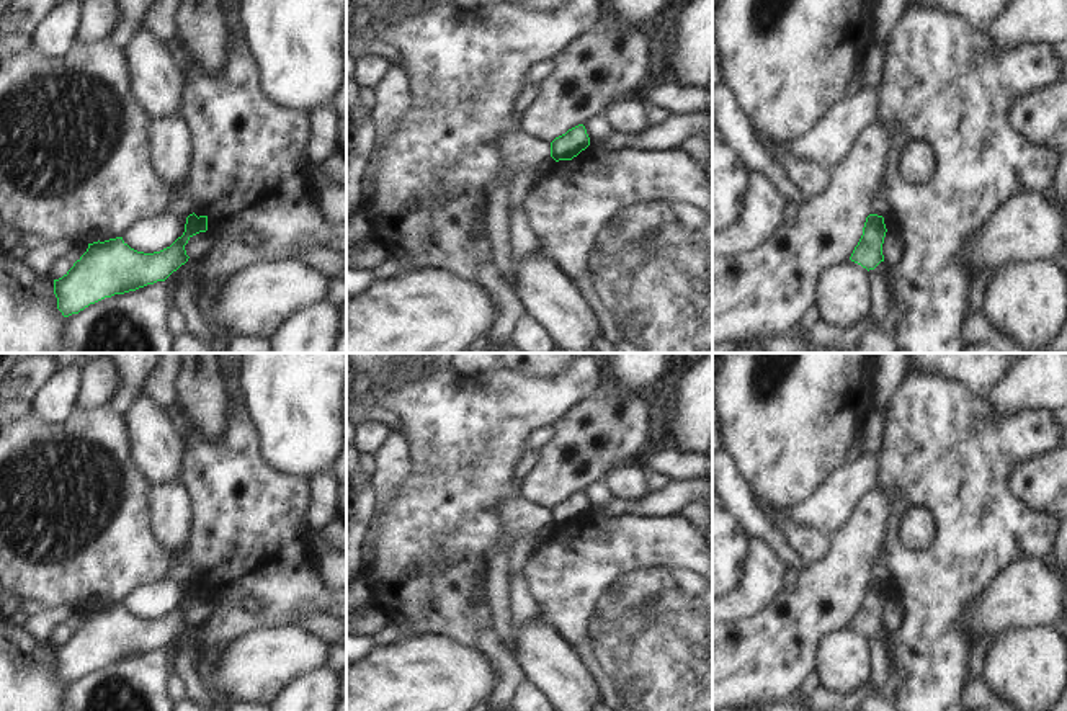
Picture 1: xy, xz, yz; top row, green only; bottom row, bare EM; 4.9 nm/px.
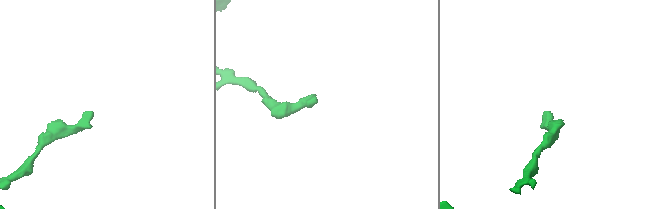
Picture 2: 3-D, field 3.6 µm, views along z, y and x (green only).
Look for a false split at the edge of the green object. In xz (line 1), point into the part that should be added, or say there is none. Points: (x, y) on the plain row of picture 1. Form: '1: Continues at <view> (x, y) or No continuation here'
1: No continuation here.

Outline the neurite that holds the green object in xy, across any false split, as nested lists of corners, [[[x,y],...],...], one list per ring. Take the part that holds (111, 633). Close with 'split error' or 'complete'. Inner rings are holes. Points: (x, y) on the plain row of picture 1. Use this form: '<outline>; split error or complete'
[[[208,582],[186,584],[185,598],[170,613],[144,619],[131,615],[123,603],[88,610],[87,618],[59,646],[54,646],[57,675],[64,683],[114,660],[136,657],[165,647],[188,628],[185,611],[208,597]]]; complete

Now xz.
[[[583,490],[569,495],[565,500],[551,508],[551,523],[559,526],[572,526],[590,512],[590,503]]]; complete

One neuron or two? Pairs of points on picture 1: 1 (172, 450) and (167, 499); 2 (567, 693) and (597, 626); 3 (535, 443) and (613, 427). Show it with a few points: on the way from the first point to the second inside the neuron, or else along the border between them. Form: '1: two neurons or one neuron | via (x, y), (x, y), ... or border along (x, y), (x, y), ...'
1: two neurons | border along (178, 479), (152, 484)
2: two neurons | border along (556, 631), (579, 656), (600, 693)
3: two neurons | border along (551, 425), (551, 435), (535, 458)

